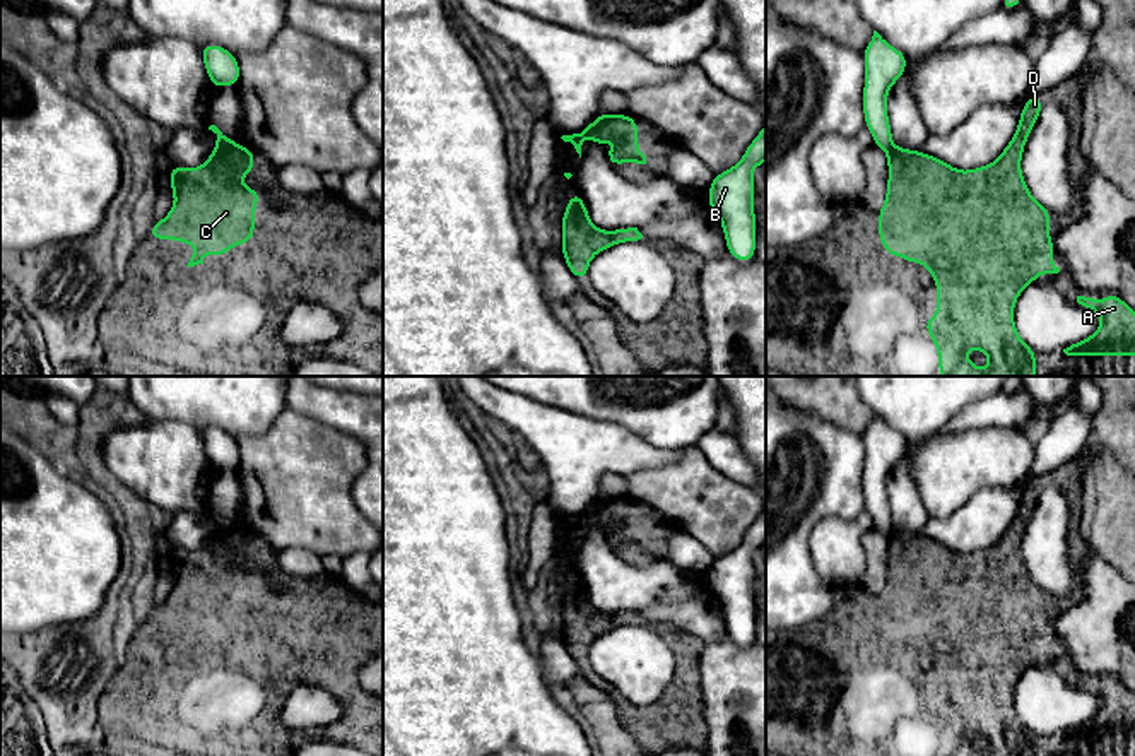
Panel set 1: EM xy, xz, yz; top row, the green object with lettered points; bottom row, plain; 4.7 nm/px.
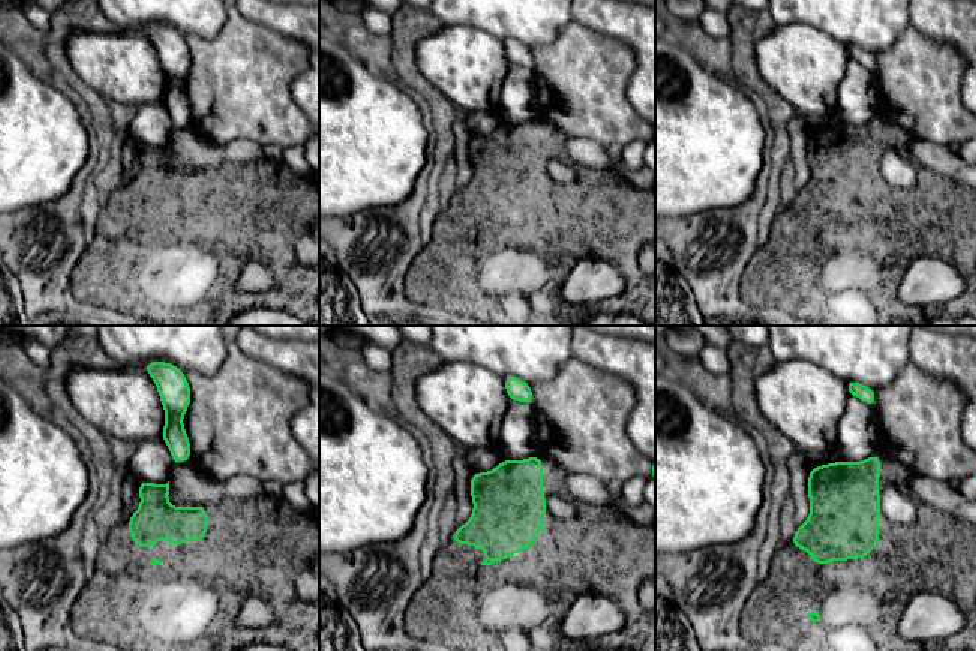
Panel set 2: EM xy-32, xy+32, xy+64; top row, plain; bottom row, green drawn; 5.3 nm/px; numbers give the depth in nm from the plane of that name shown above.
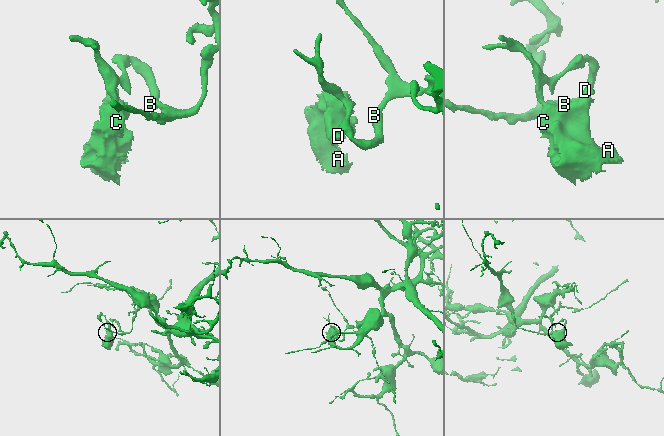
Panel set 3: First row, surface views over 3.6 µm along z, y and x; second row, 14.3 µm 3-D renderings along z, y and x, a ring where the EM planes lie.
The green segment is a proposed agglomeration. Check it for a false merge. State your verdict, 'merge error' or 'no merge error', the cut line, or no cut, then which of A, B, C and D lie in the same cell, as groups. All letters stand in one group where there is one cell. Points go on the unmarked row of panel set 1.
merge error; cut in xy along (235, 527), (216, 531); A C D / B

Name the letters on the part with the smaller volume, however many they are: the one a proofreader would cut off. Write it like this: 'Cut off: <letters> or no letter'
Cut off: A, C, D

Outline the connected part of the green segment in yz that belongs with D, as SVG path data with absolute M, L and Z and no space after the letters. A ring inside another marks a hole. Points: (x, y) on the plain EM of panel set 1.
M1039 477L1029 479L1020 494L1015 518L988 549L961 554L921 534L892 530L887 535L887 576L882 592L877 595L879 623L889 641L901 636L906 647L918 645L930 652L930 660L937 665L937 696L923 706L926 718L935 725L940 756L1036 756L1036 734L1022 725L1015 712L1014 691L1022 672L1041 657L1060 655L1060 650L1053 648L1051 595L1031 578L1020 554L1024 529L1043 489ZM967 732L985 735L990 741L990 751L974 749L966 741Z

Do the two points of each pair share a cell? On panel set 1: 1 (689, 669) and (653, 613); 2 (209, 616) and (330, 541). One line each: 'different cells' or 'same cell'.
1: different cells
2: different cells

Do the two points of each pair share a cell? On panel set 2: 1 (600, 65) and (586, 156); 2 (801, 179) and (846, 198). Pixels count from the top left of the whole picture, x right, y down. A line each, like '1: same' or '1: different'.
1: same
2: different

